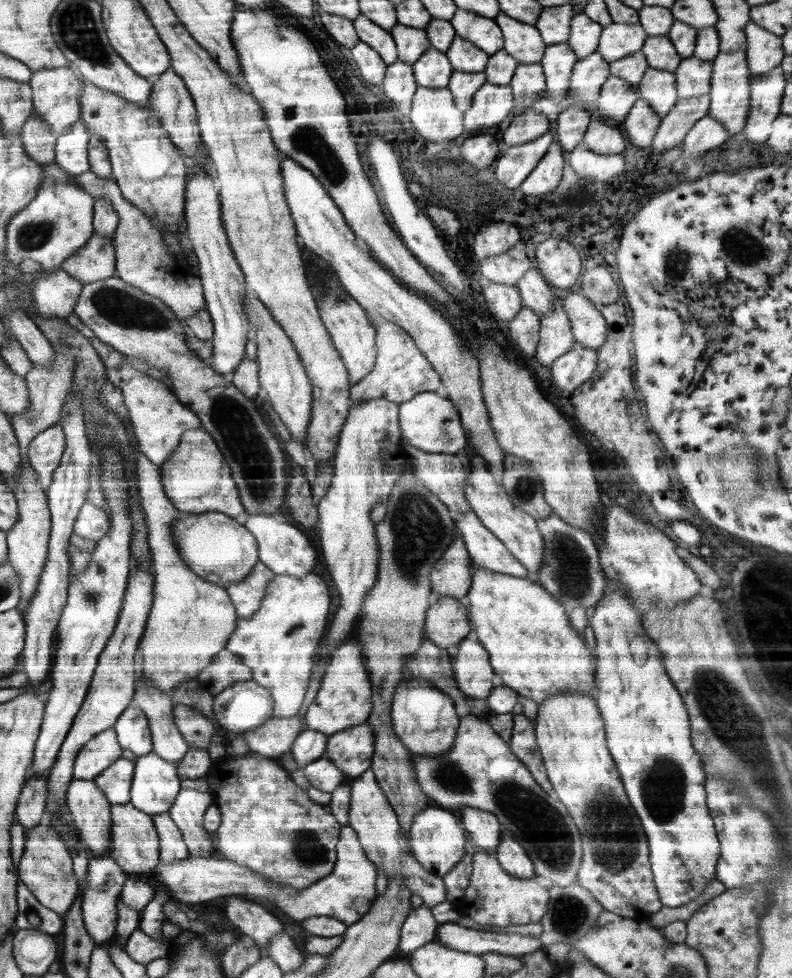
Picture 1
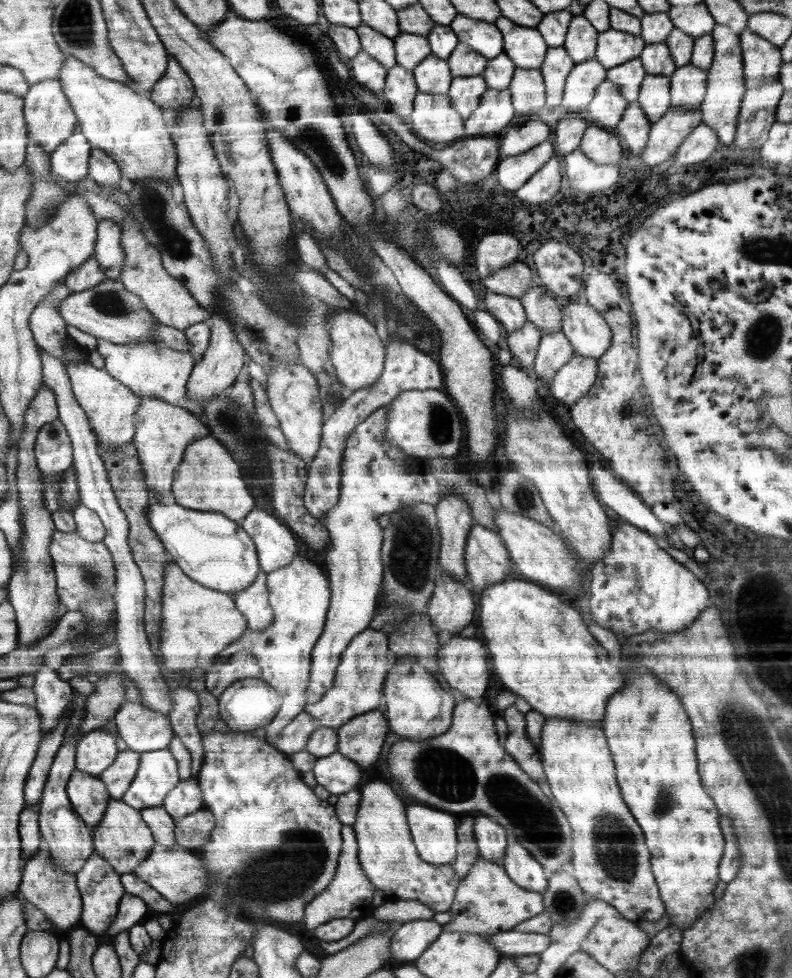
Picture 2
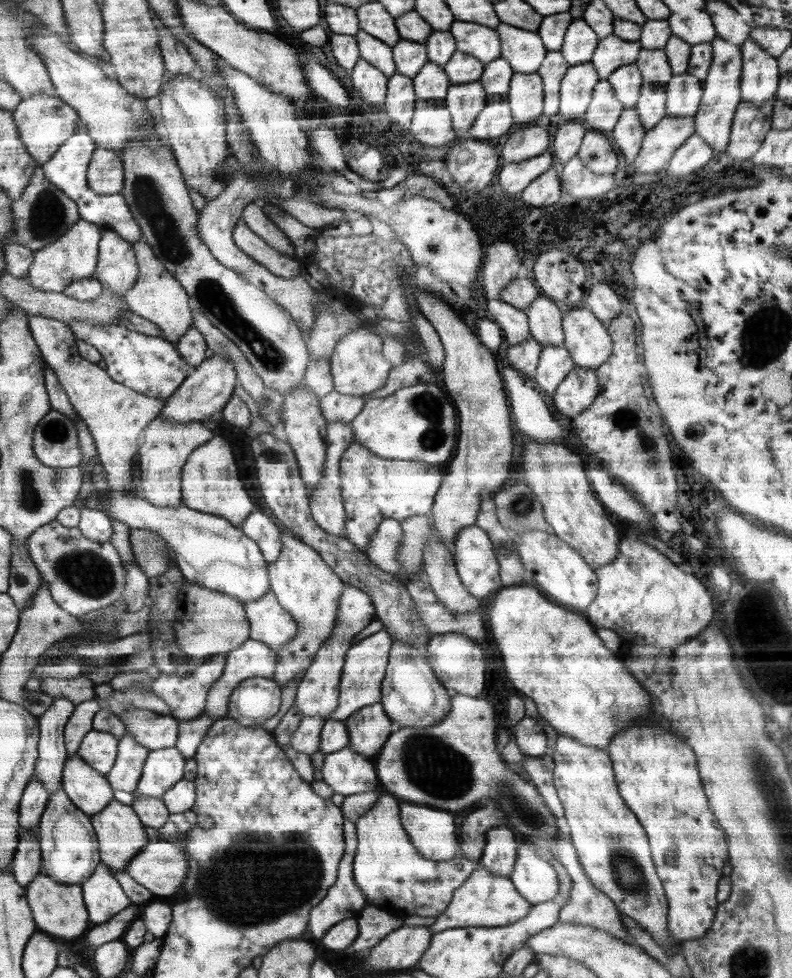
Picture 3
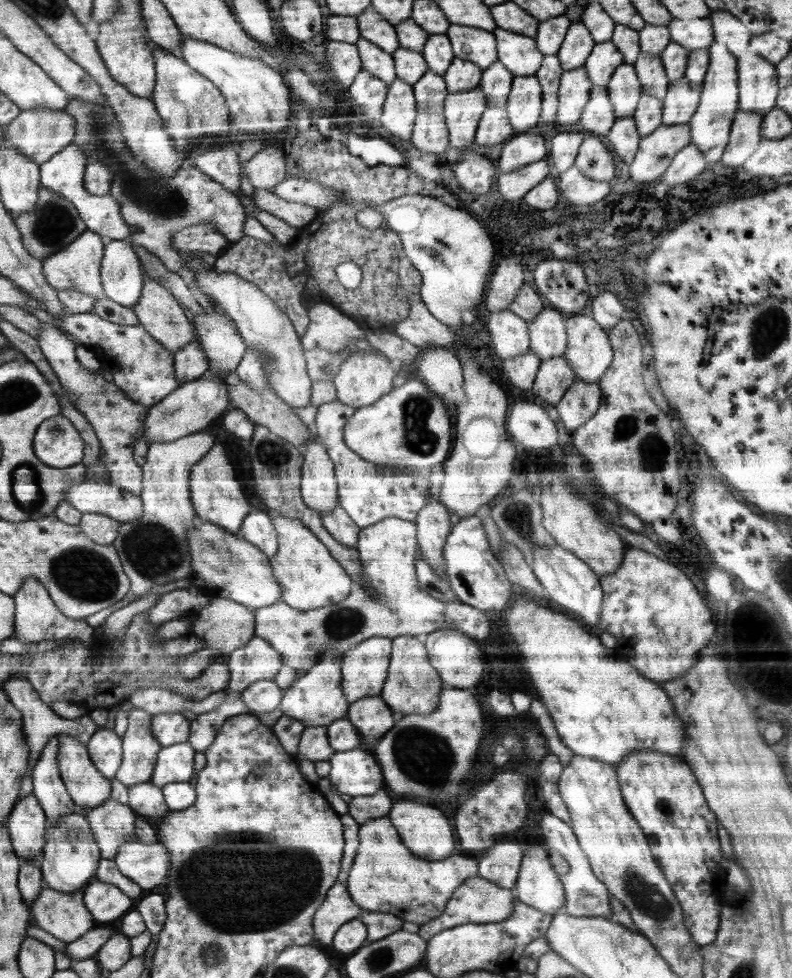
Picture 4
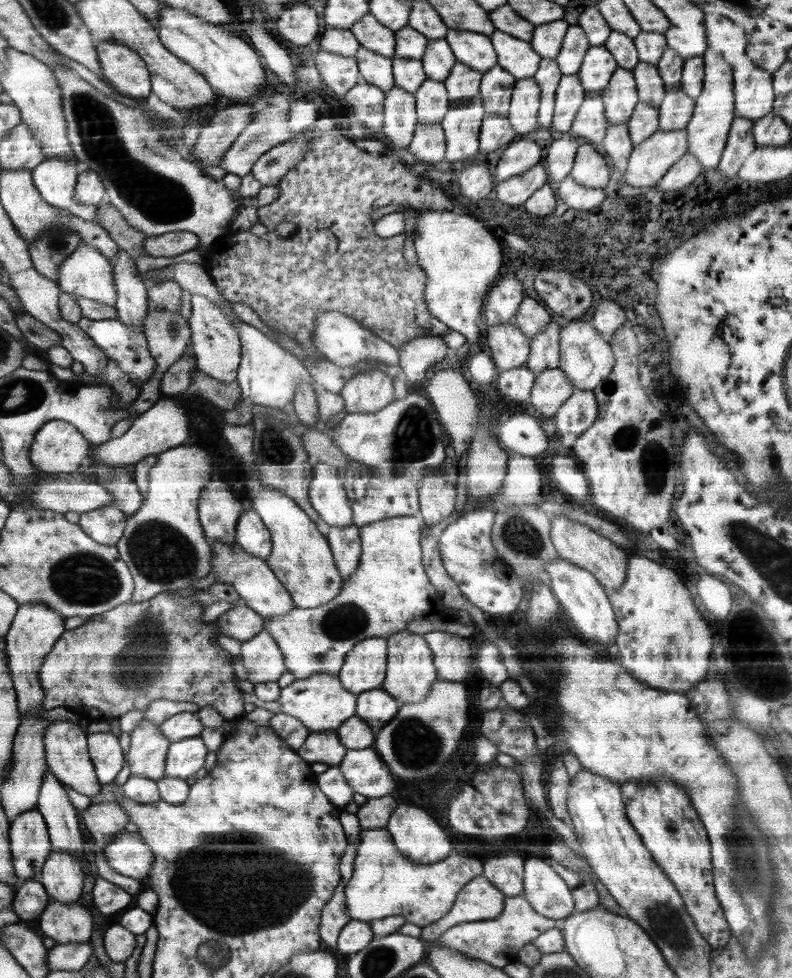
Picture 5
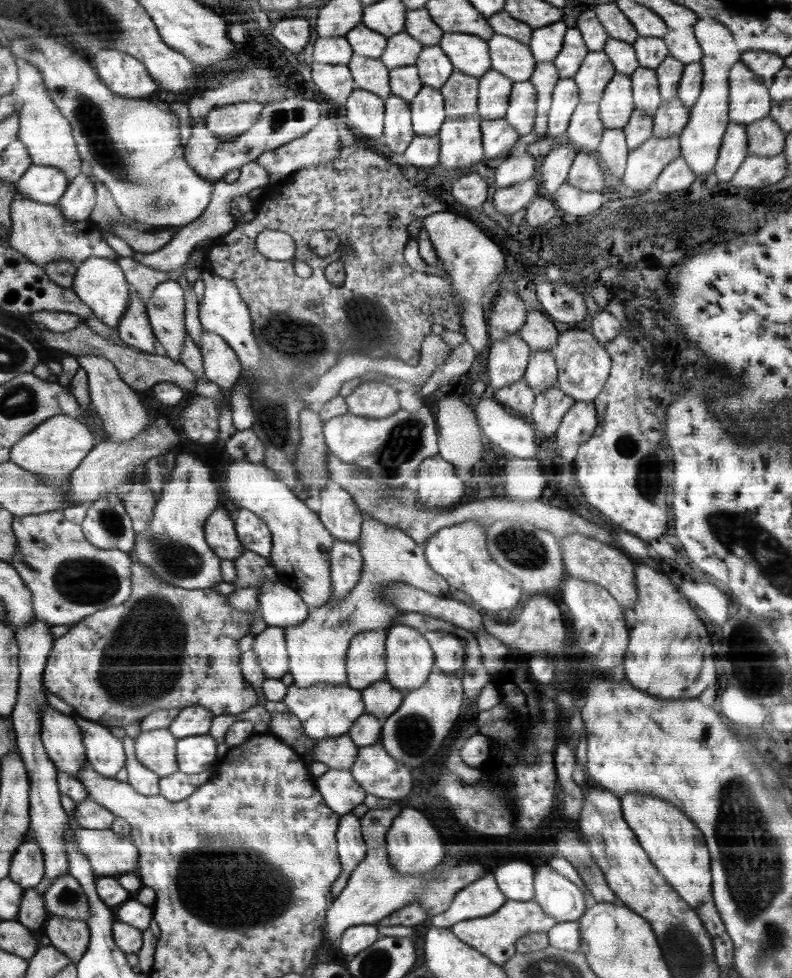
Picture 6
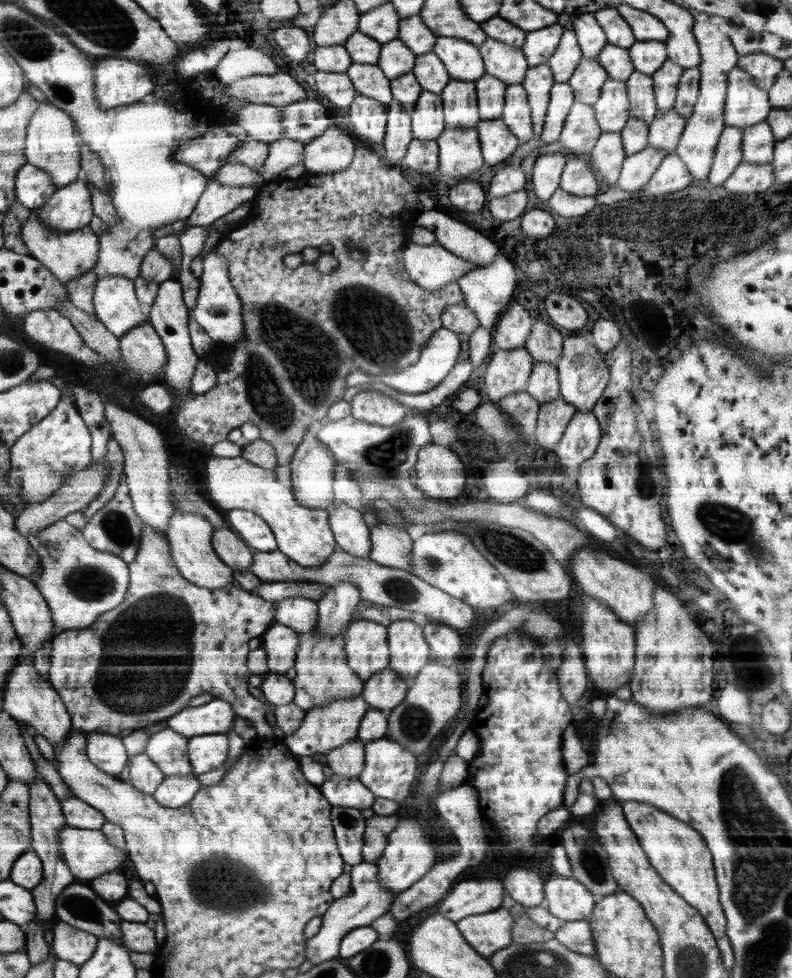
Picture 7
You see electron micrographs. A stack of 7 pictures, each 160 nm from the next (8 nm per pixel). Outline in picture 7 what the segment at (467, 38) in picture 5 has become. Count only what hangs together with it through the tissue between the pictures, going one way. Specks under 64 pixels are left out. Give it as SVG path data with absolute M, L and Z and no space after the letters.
M437 37L433 50L452 79L475 81L486 75L479 46L458 37Z

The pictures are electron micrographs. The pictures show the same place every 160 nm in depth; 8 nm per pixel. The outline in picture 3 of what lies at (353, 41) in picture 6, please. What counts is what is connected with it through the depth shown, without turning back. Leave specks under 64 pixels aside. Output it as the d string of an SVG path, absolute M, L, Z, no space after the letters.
M373 1L360 6L356 12L359 27L374 38L378 38L391 47L401 39L394 22L395 18L386 12L386 8L380 2Z

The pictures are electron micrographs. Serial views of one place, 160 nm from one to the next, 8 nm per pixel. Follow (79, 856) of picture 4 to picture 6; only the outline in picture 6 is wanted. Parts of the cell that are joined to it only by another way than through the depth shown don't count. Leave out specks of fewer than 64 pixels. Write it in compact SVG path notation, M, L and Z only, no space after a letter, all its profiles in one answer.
M70 873L63 875L62 878L58 876L52 882L52 886L48 886L48 892L43 896L48 913L71 919L82 919L88 923L91 914L86 893Z

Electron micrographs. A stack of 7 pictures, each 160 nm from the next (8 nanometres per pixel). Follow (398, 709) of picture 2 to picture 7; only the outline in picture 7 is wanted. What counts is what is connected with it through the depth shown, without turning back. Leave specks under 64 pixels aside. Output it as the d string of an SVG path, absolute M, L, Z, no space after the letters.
M402 619L387 626L389 667L409 682L430 659L430 647L424 638L422 620Z

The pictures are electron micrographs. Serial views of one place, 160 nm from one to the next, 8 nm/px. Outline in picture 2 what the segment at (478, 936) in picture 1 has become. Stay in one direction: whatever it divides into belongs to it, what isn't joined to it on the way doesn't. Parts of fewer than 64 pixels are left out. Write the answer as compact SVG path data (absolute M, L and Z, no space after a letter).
M514 929L493 934L489 941L505 956L540 955L550 944L549 934L521 933Z

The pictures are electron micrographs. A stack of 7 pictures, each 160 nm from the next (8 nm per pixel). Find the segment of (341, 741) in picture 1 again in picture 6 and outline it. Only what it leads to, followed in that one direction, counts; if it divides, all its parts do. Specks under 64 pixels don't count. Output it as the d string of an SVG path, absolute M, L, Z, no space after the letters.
M387 679L374 682L361 691L364 697L365 714L371 714L382 720L398 710L404 700L403 691L396 690Z

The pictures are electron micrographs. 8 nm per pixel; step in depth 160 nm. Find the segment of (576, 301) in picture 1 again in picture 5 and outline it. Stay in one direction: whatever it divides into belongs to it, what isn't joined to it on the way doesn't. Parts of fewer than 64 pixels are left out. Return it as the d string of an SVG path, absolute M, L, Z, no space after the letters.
M574 320L560 329L559 370L566 374L570 384L578 390L593 391L612 372L615 356L607 338L603 337L590 322Z

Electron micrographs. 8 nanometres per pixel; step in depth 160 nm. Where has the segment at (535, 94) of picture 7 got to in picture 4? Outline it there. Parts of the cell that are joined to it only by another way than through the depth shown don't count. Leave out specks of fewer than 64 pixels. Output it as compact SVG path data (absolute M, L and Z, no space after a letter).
M544 55L541 67L533 74L541 84L542 122L552 122L556 118L559 84L563 71L558 56Z

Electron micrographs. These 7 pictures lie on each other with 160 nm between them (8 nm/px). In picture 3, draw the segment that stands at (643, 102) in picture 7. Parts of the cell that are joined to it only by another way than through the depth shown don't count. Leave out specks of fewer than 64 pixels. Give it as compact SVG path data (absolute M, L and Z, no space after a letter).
M641 49L635 63L640 69L642 82L650 82L666 94L666 85L673 74L665 50Z

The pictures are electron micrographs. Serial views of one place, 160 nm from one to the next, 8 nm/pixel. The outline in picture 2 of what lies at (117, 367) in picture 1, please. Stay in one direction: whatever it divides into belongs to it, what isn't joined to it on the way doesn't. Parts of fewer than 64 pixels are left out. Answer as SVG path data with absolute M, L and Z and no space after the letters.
M140 395L140 408L136 410L133 443L137 448L143 480L154 498L173 492L177 468L184 451L191 442L209 436L204 420L177 405L164 402L152 395Z

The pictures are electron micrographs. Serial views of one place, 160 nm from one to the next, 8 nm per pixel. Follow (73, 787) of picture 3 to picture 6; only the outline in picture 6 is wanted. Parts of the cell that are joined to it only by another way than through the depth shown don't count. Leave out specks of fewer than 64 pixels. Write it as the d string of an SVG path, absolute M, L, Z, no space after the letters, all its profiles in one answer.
M45 704L41 712L41 739L48 755L48 758L54 763L57 770L61 770L66 774L70 774L74 778L79 776L81 770L85 770L85 765L88 763L86 754L86 746L83 742L83 734L81 727L77 725L76 716L74 714L66 715L56 711Z

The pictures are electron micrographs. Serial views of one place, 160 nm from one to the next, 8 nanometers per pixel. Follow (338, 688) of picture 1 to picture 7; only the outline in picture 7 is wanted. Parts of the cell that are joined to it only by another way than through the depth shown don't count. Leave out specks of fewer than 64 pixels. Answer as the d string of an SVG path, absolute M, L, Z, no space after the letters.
M357 619L349 624L349 630L345 631L345 653L348 666L365 681L389 666L389 644L387 641L387 626L367 619Z

